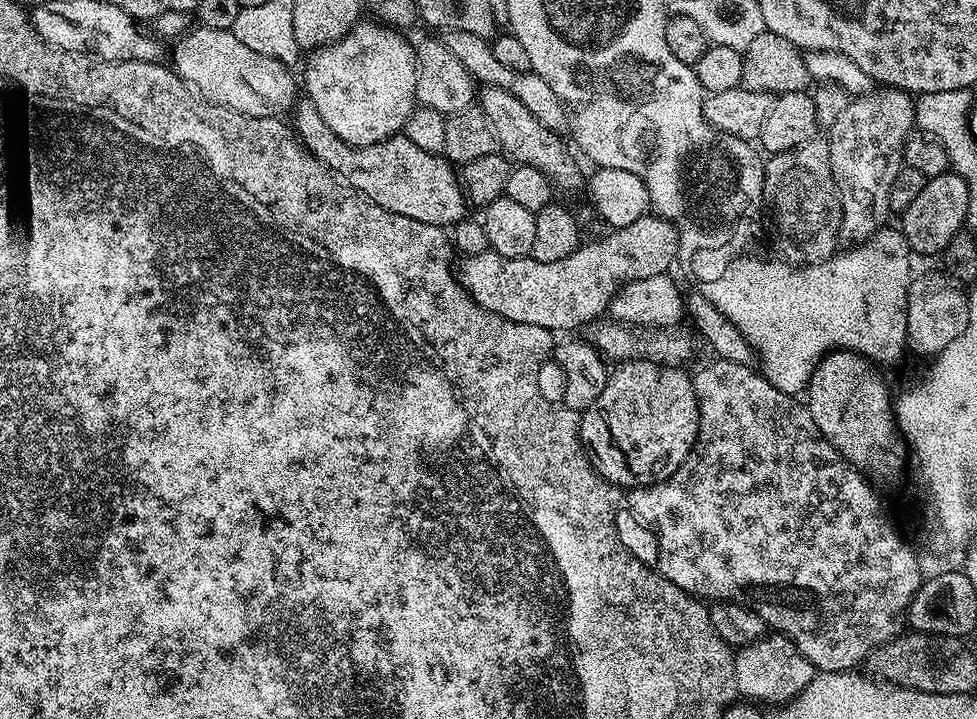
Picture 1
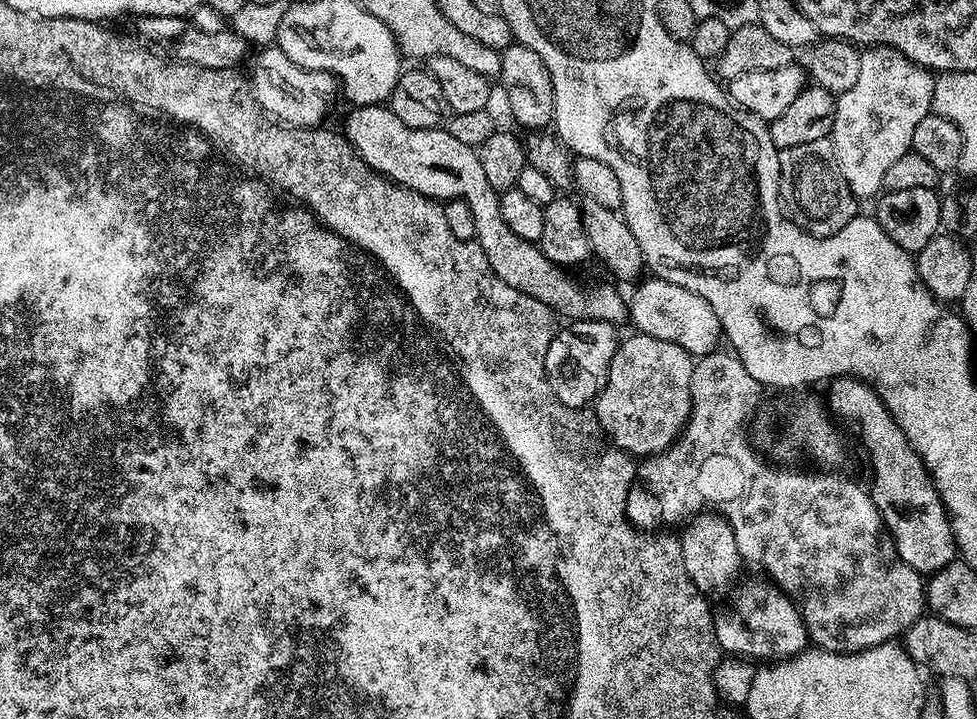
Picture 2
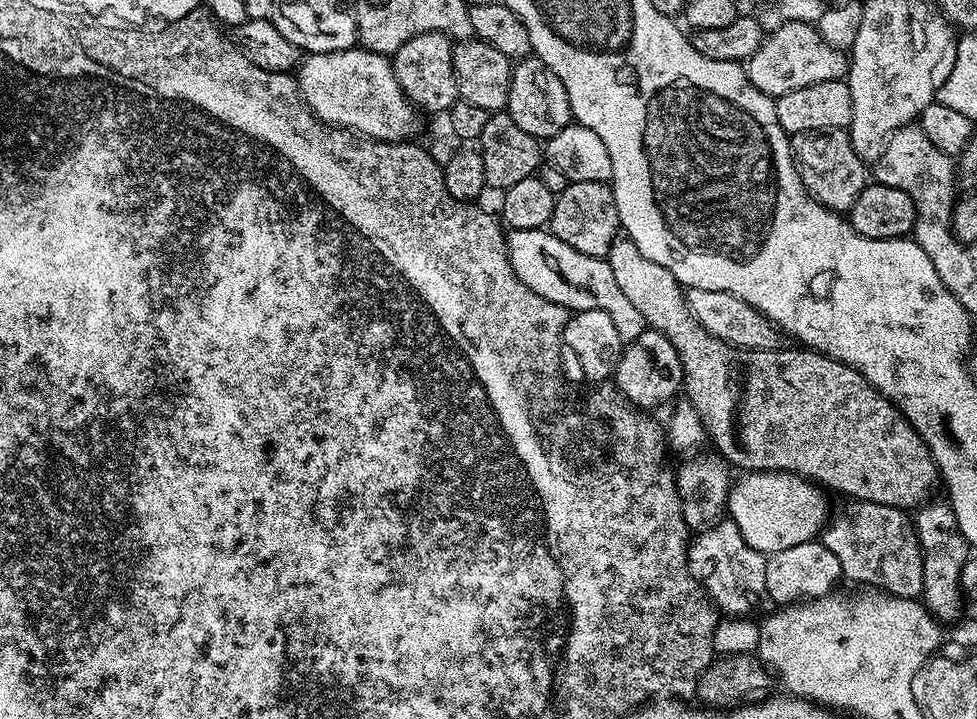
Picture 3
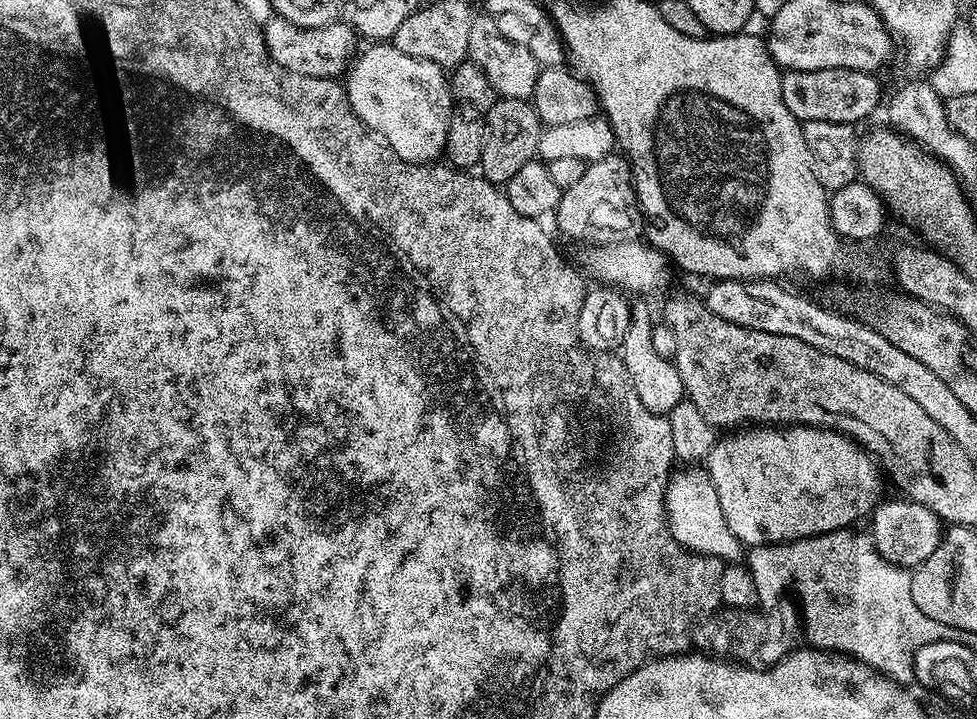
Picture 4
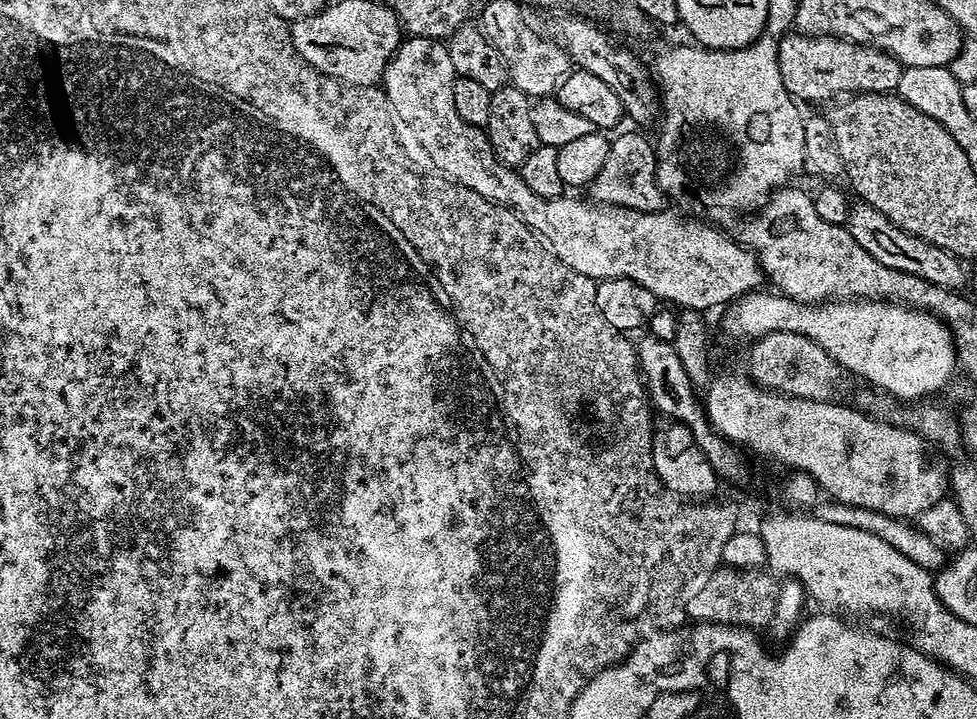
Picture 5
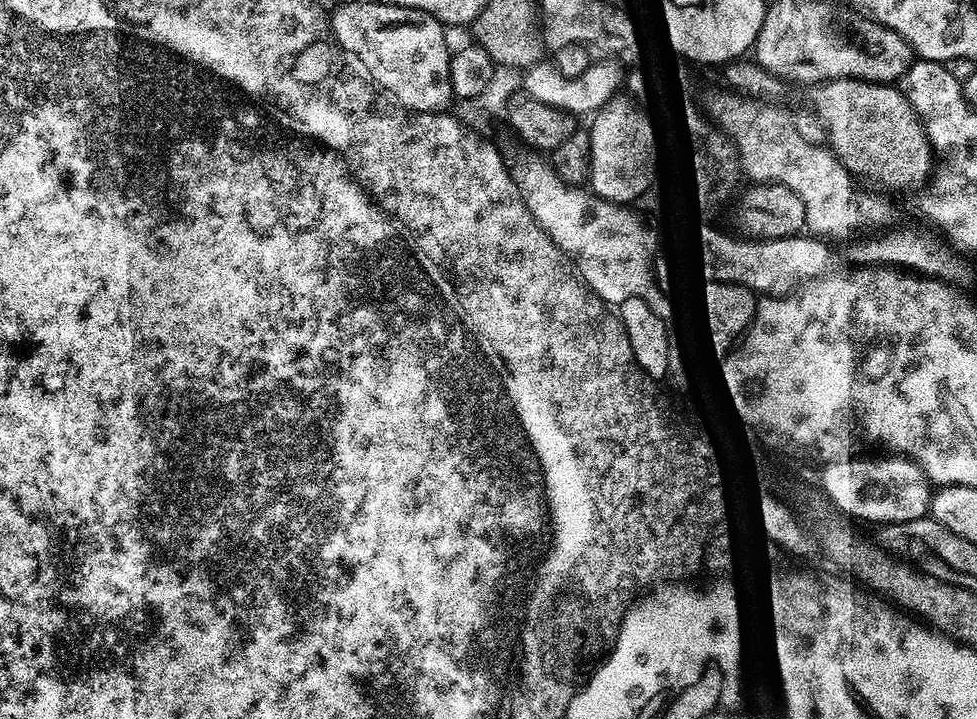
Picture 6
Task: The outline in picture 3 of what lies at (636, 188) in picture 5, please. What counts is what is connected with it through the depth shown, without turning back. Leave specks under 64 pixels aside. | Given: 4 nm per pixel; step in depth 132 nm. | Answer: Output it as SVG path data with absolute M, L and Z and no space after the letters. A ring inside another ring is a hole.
M574 181L568 183L565 189L555 197L550 230L555 236L562 238L562 242L566 242L566 246L574 246L574 250L582 250L582 254L607 257L610 246L617 240L618 233L621 231L618 210L616 209L611 187L602 181Z

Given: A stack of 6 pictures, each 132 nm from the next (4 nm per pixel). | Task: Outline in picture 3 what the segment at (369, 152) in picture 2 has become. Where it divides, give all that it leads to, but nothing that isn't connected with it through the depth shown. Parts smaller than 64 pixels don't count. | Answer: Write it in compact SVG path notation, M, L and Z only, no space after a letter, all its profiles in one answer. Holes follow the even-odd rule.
M547 227L509 231L506 247L514 274L523 284L530 286L534 294L546 298L546 302L554 302L572 314L586 310L605 311L610 314L624 346L634 342L646 329L642 314L618 287L614 270L610 270L605 257L582 254L582 250L566 246L566 242L562 242L562 238L555 236Z

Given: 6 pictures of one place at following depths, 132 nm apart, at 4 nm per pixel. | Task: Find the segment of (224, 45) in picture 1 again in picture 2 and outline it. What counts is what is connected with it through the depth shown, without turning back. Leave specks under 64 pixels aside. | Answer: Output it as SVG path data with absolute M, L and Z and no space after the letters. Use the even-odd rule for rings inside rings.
M264 46L251 61L250 87L259 111L293 128L314 128L325 123L324 115L332 108L336 96L338 100L338 81L328 72L306 70L275 46Z

